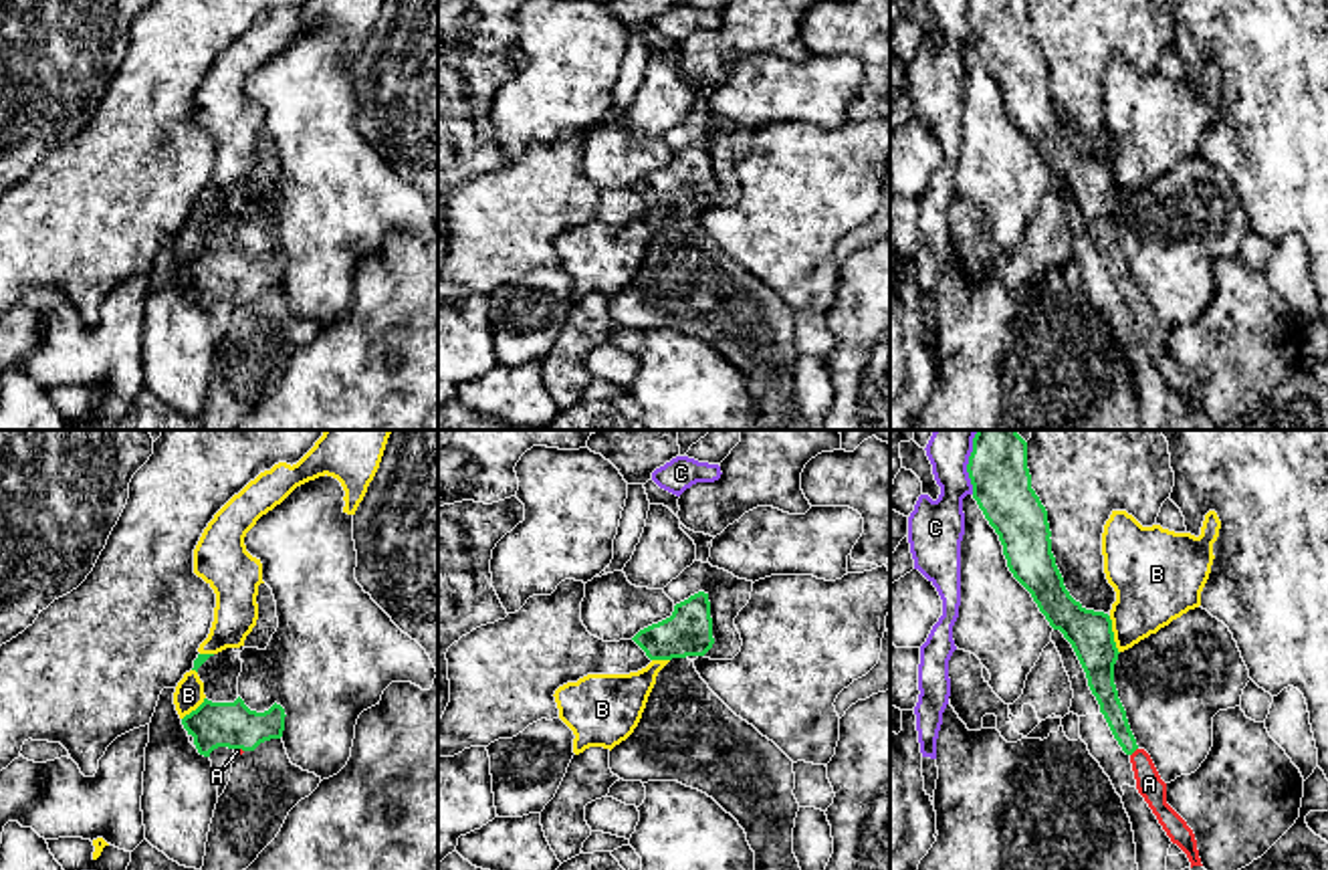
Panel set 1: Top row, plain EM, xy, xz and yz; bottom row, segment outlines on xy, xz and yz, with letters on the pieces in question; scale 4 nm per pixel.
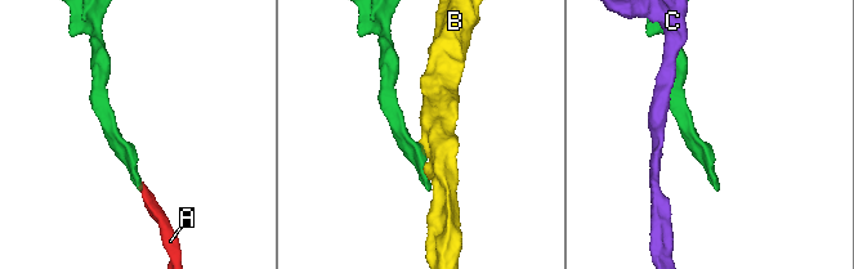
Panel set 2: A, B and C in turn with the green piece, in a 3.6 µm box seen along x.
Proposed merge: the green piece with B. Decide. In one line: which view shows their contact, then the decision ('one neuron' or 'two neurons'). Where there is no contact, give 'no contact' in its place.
yz | two neurons

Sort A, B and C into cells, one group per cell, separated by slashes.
A / B / C

